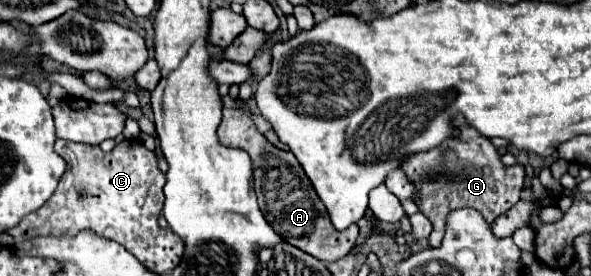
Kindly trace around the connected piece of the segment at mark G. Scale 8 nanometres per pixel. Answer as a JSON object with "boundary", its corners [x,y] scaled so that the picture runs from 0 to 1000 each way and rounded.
{"boundary":[[[772,424],[772,453],[782,482],[775,496],[761,496],[755,525],[748,525],[755,540],[745,533],[741,554],[704,554],[680,598],[680,620],[707,685],[701,736],[711,743],[711,764],[734,815],[734,837],[724,859],[731,895],[748,880],[758,772],[782,750],[799,750],[812,764],[826,808],[832,808],[843,779],[856,772],[880,728],[880,692],[890,641],[883,598],[849,598],[846,562],[839,554],[839,533],[829,518],[829,504],[812,496],[812,482],[792,460],[782,424]]]}

